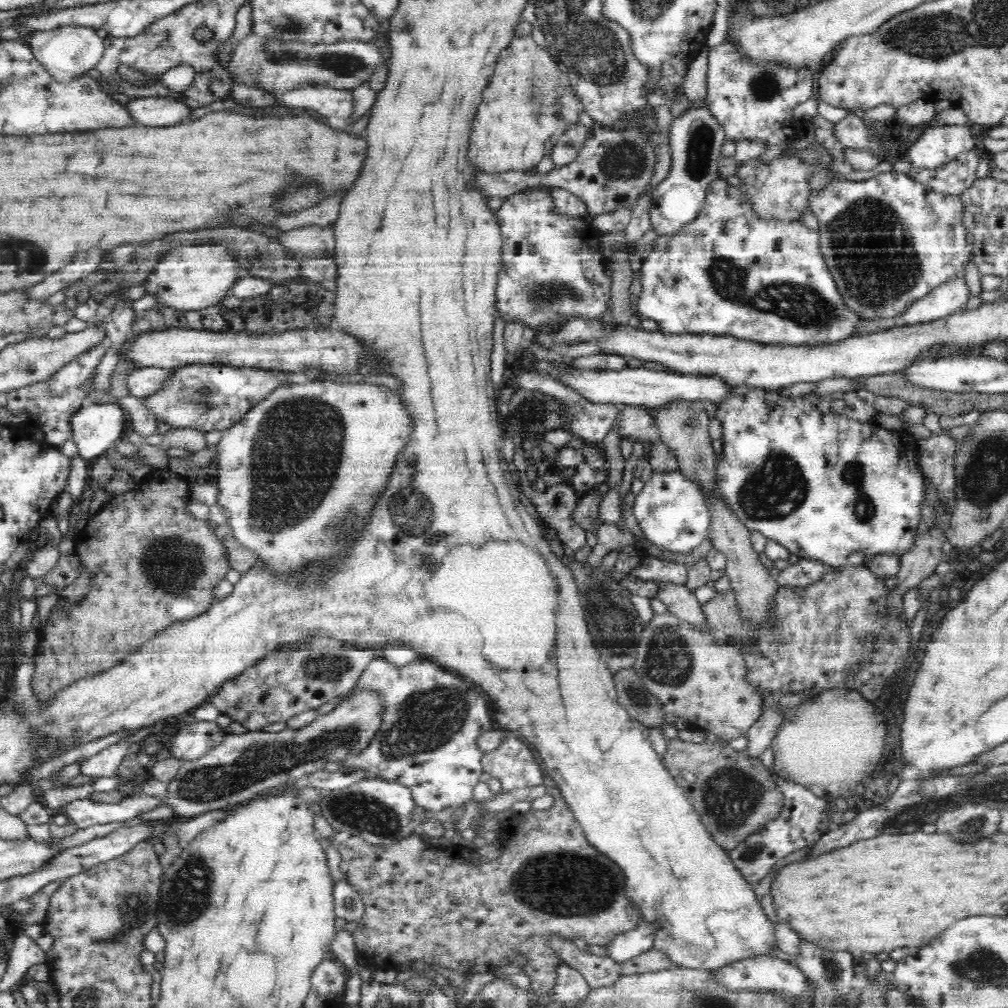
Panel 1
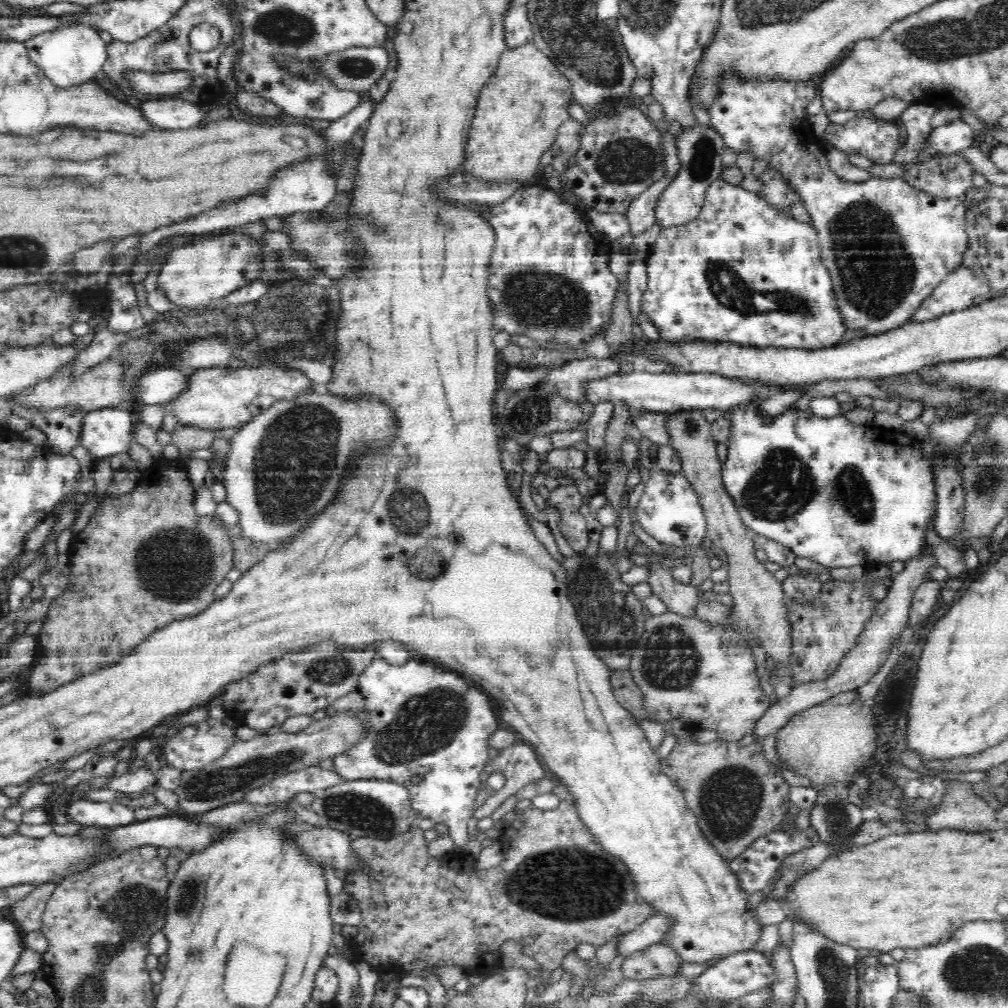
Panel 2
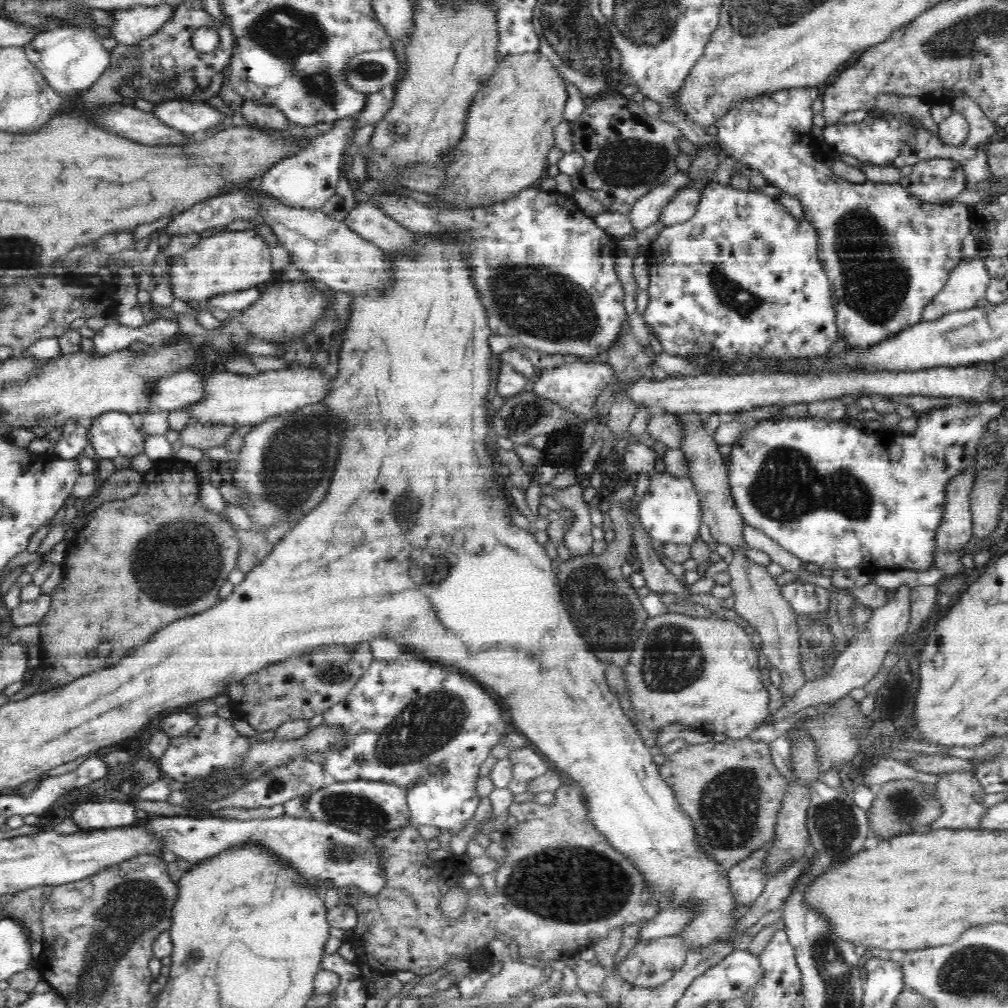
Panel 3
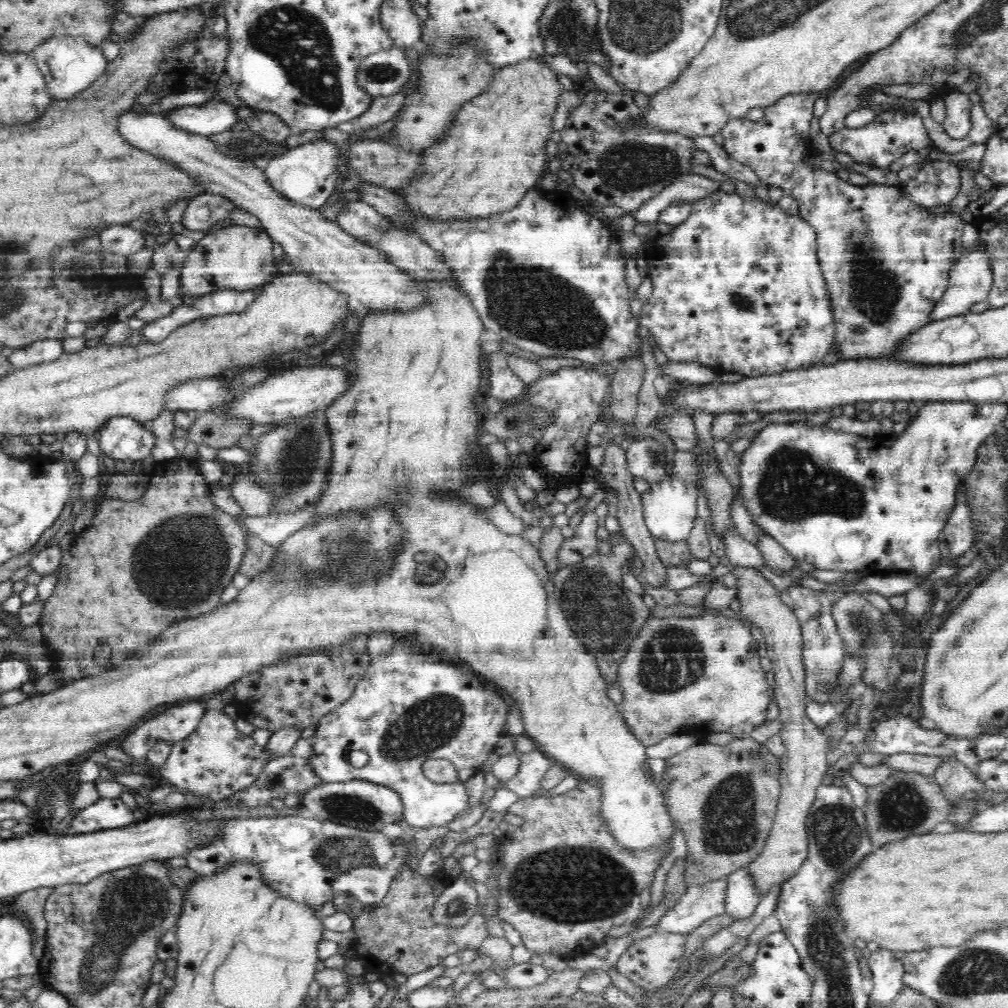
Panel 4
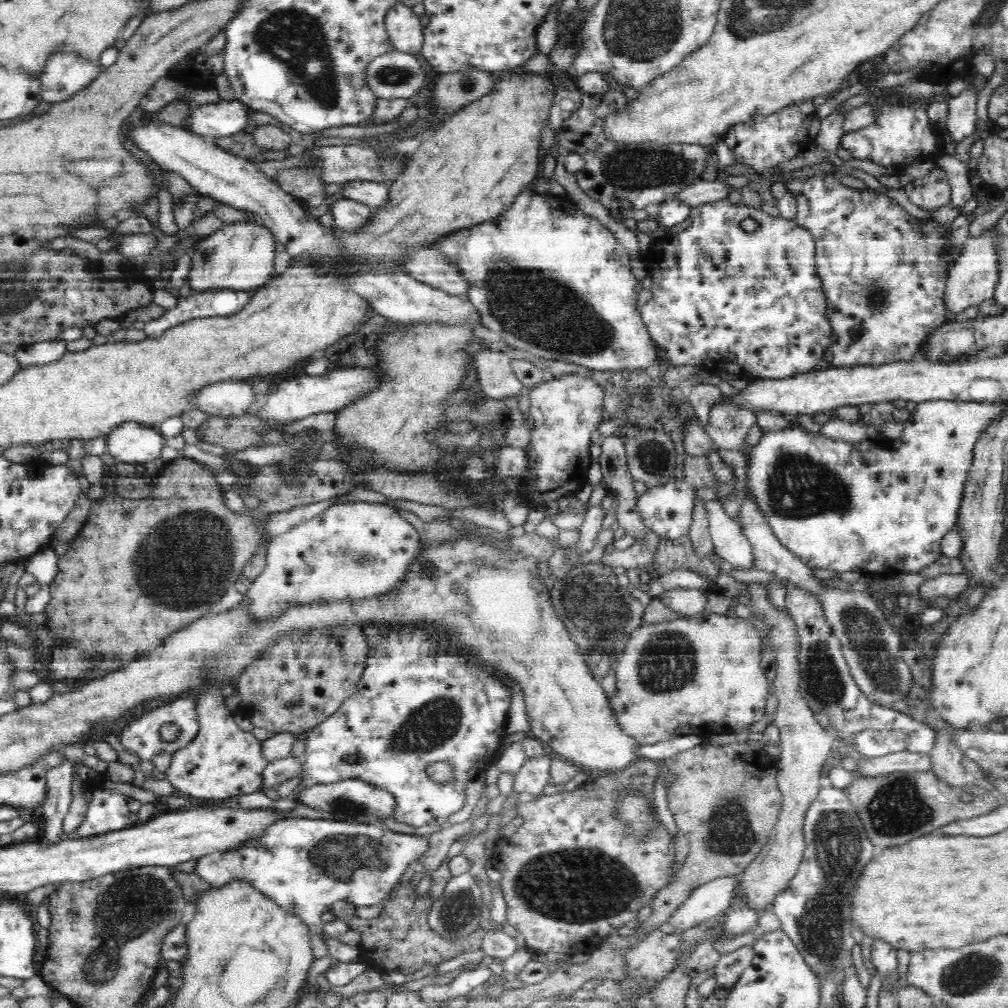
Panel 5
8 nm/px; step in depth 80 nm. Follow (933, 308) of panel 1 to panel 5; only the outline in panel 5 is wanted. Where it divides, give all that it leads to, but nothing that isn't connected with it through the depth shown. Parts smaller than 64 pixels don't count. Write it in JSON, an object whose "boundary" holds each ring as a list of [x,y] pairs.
{"boundary":[[[994,229],[983,235],[970,238],[963,244],[963,249],[953,266],[949,268],[943,302],[950,314],[956,316],[969,306],[976,306],[988,298],[993,298],[994,289],[998,282],[997,246],[1000,239]]]}

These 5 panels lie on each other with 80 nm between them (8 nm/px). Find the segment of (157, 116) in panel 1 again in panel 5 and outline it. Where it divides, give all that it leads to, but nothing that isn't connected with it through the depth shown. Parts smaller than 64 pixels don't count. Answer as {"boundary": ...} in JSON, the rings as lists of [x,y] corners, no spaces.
{"boundary":[[[221,100],[212,104],[191,107],[187,128],[207,139],[211,137],[229,137],[248,126],[250,108],[236,100]]]}

